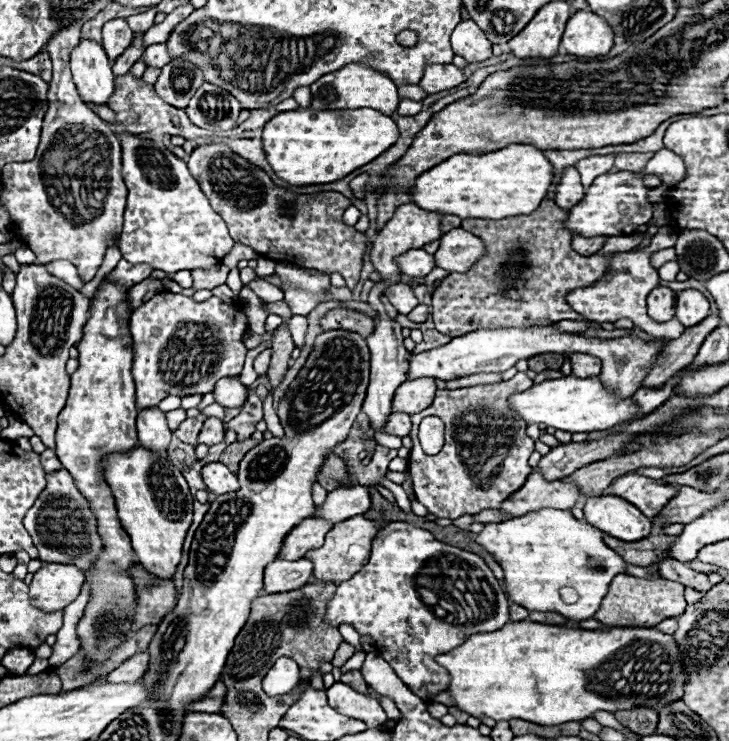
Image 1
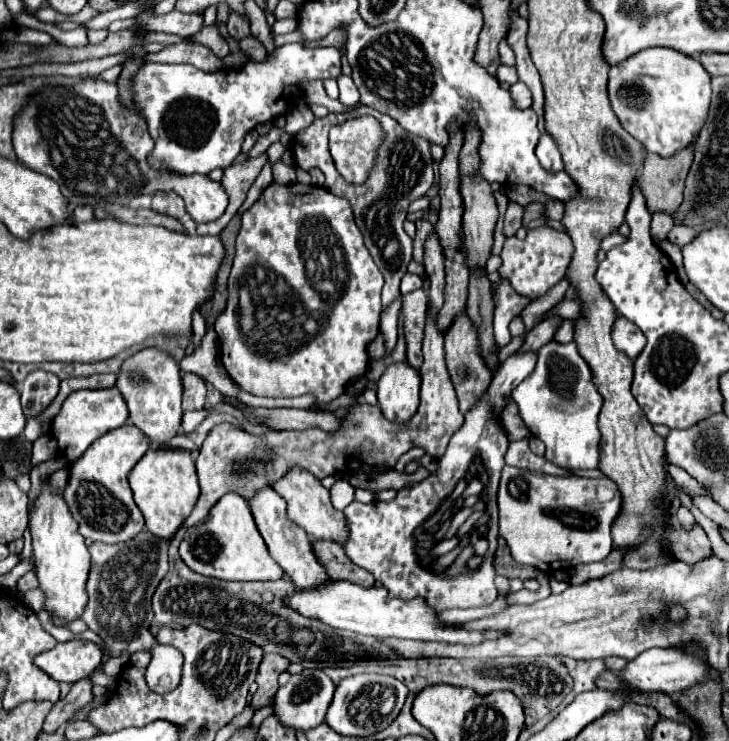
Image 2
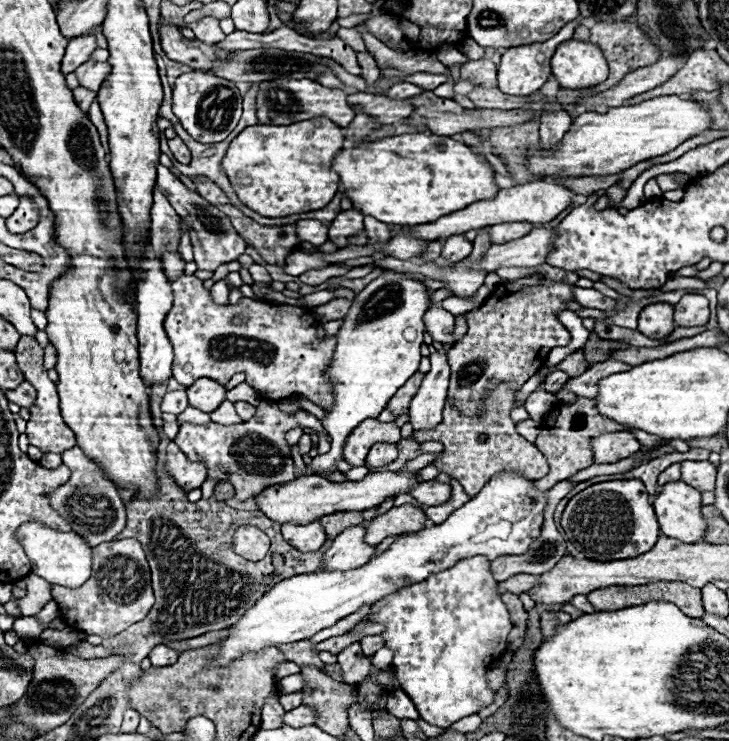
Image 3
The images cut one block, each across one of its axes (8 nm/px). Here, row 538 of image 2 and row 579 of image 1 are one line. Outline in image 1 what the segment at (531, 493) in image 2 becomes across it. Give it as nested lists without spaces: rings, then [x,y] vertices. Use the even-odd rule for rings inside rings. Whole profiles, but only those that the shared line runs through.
[[[542,508],[538,512],[528,512],[520,518],[512,518],[500,524],[486,524],[480,534],[463,530],[470,534],[480,546],[484,546],[500,562],[504,570],[504,580],[508,586],[508,596],[518,606],[530,612],[558,612],[568,620],[588,620],[596,614],[602,598],[608,594],[612,578],[624,572],[626,562],[602,540],[602,532],[586,522],[578,522],[568,510]]]

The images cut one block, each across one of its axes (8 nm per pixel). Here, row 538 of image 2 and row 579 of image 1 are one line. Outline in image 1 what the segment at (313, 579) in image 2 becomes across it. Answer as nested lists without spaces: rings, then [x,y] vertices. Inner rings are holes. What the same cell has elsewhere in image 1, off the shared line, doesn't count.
[[[300,558],[296,562],[274,560],[264,570],[264,592],[278,594],[278,592],[298,590],[310,582],[312,574],[314,574],[314,564],[306,558]]]

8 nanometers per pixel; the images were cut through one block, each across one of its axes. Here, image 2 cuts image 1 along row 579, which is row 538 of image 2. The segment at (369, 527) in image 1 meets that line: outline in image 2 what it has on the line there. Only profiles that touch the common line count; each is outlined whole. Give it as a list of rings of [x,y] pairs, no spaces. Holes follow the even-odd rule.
[[[292,468],[284,478],[274,484],[274,490],[288,504],[288,520],[304,528],[310,538],[340,542],[340,546],[348,540],[348,522],[344,522],[344,512],[334,510],[330,502],[330,492],[320,484],[320,480],[314,478],[314,474],[302,468]]]

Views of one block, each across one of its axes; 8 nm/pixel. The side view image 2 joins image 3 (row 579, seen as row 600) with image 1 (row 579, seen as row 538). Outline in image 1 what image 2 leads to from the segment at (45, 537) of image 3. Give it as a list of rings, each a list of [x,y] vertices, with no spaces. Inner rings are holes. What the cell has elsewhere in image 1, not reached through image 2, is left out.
[[[44,564],[32,578],[30,598],[44,612],[64,610],[80,594],[84,570],[72,564]]]

